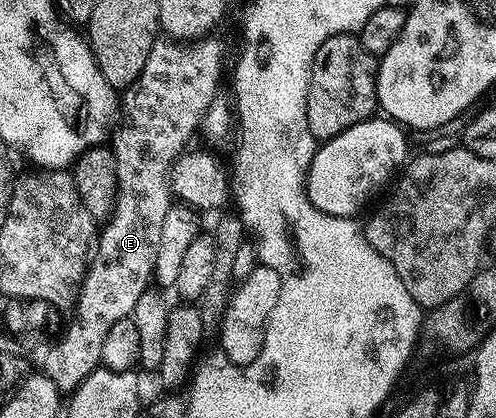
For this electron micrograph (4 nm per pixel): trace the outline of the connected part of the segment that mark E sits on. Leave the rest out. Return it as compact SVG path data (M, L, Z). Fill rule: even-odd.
M214 35L202 40L180 42L170 38L155 41L145 66L134 82L121 92L121 115L109 136L109 147L115 153L115 169L119 189L115 195L115 205L110 216L98 229L93 251L87 261L87 272L83 283L79 285L79 294L75 297L71 321L63 332L63 337L52 346L43 360L41 372L52 380L60 393L70 394L75 391L93 370L100 367L102 346L106 335L113 329L113 324L130 317L135 309L137 298L148 291L155 274L155 243L161 238L161 222L165 214L173 207L172 187L169 177L172 165L185 152L191 135L200 131L205 110L217 99L215 92L219 88L219 75L223 72L223 44L215 40Z

